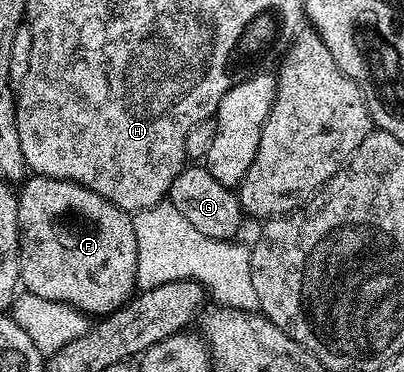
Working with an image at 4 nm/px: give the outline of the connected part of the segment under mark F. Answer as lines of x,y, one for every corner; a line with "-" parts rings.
31,174
18,191
20,221
20,283
36,297
72,305
87,316
105,317
117,311
135,294
138,281
138,242
131,212
121,211
112,201
92,189
67,179

